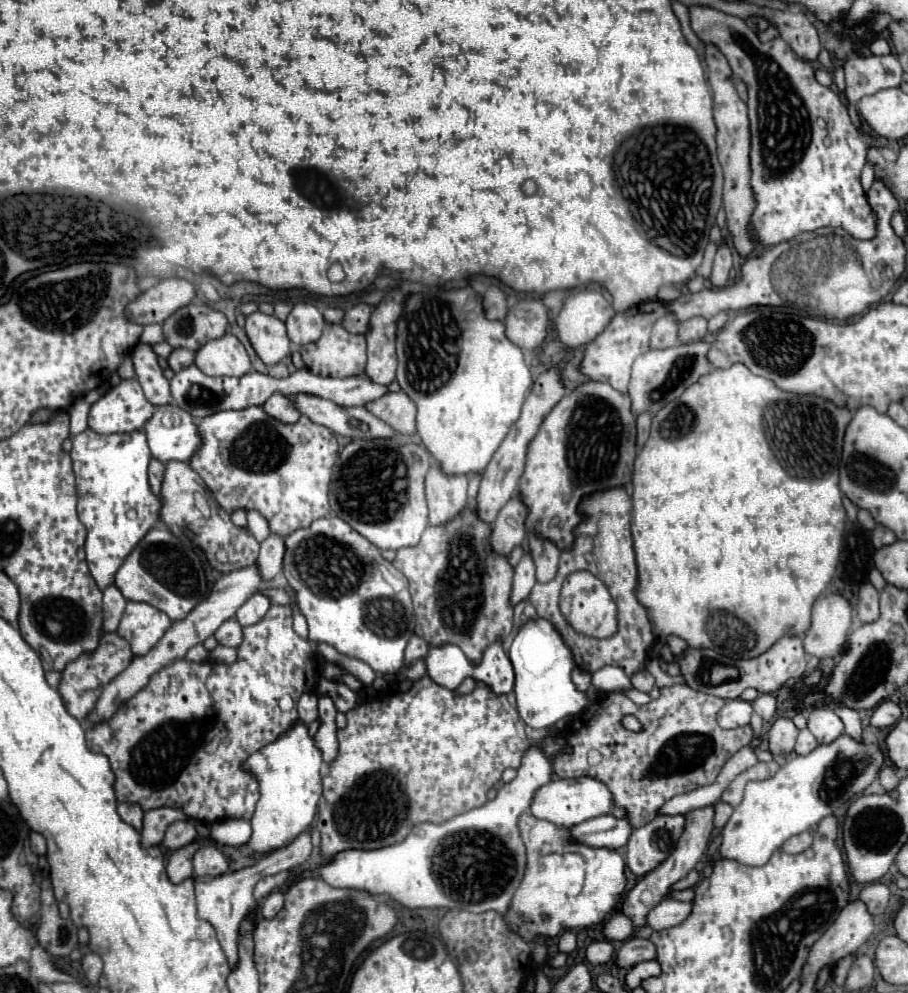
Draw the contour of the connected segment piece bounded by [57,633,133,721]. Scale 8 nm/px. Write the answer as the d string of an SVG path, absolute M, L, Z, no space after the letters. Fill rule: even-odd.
M103 633L101 639L99 639L99 645L95 651L89 651L89 653L81 653L75 661L71 661L65 671L61 673L61 683L59 683L59 695L67 707L67 711L79 719L79 721L85 721L89 711L95 707L103 687L115 679L133 659L133 651L131 651L131 645L127 639L123 639L121 635L117 633Z

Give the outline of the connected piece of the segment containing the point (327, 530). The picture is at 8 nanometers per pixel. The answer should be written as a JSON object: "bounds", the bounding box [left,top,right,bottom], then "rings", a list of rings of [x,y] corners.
{"bounds":[283,517,415,675],"rings":[[[323,517],[323,519],[315,519],[309,527],[305,529],[297,529],[291,535],[285,537],[285,559],[283,559],[283,575],[287,579],[287,585],[293,587],[295,591],[295,599],[297,599],[297,607],[299,611],[305,615],[307,625],[309,625],[309,641],[313,643],[327,643],[331,647],[335,647],[339,653],[347,655],[347,657],[355,657],[365,661],[377,675],[393,675],[401,669],[403,665],[403,651],[407,641],[413,635],[413,627],[415,627],[415,613],[413,613],[413,605],[411,605],[411,595],[409,595],[409,587],[405,585],[405,577],[401,571],[397,571],[389,561],[385,561],[381,557],[381,551],[367,541],[363,535],[359,535],[351,525],[347,525],[343,519],[339,517]]]}

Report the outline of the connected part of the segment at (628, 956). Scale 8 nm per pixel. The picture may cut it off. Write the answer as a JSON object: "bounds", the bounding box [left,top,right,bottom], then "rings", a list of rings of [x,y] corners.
{"bounds":[617,937,655,969],"rings":[[[631,937],[627,941],[623,941],[621,949],[617,951],[617,967],[629,969],[641,961],[649,961],[655,957],[653,953],[653,943],[649,939],[639,939],[639,937]]]}

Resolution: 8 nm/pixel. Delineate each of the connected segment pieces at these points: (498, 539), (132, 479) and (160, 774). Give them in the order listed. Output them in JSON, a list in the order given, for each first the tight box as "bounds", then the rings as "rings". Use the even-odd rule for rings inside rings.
[{"bounds":[491,495,527,555],"rings":[[[515,495],[509,503],[499,511],[497,519],[491,525],[491,547],[497,555],[509,555],[527,535],[525,531],[525,515],[527,509],[521,503],[521,497]]]},{"bounds":[71,429,161,591],"rings":[[[85,429],[73,437],[71,459],[79,495],[77,513],[81,523],[87,527],[87,567],[97,587],[105,591],[113,585],[115,573],[123,559],[159,519],[161,501],[151,493],[147,481],[151,453],[143,431],[97,435],[95,431]]]},{"bounds":[87,605,313,823],"rings":[[[273,605],[259,623],[243,627],[243,641],[239,645],[239,657],[235,663],[191,663],[179,659],[163,667],[151,677],[149,685],[131,697],[109,721],[87,727],[87,747],[95,753],[107,755],[115,773],[115,795],[119,803],[137,803],[143,811],[173,807],[183,811],[187,817],[205,823],[213,823],[223,817],[251,819],[255,803],[259,801],[259,785],[255,777],[239,773],[227,775],[227,767],[223,763],[215,769],[203,751],[205,743],[209,743],[211,737],[217,737],[221,731],[241,727],[249,721],[283,723],[285,729],[295,725],[297,709],[281,713],[277,701],[283,693],[289,693],[297,701],[307,691],[307,665],[313,665],[313,659],[313,645],[293,631],[291,609]]]}]

